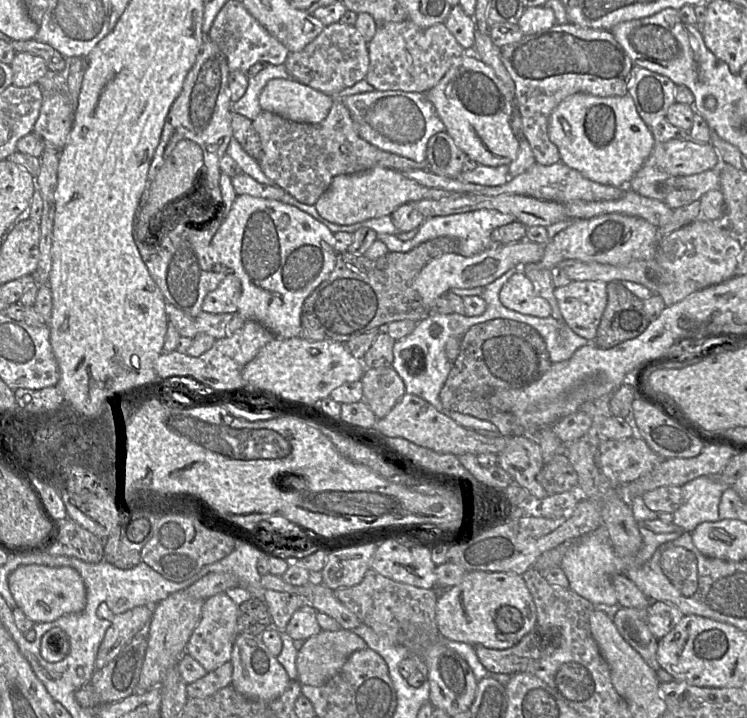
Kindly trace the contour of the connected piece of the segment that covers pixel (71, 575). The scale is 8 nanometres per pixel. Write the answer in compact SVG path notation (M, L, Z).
M19 566L9 575L8 587L16 606L34 623L52 622L61 616L79 613L86 606L83 579L70 567Z

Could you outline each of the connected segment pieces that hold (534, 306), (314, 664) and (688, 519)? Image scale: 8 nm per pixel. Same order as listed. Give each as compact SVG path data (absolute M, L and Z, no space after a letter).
M521 268L503 285L499 300L506 308L524 315L540 318L551 316L551 306L536 294L533 284Z
M321 630L297 651L297 678L302 685L321 686L333 677L352 653L368 648L353 630Z
M719 475L700 476L681 487L683 502L673 513L672 523L691 533L703 522L716 522L723 492L730 486Z

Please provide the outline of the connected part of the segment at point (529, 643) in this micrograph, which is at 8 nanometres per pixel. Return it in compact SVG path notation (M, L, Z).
M536 609L535 626L514 646L507 649L489 649L482 645L472 646L489 674L513 675L524 672L532 661L552 654L561 645L562 634L558 627L539 628Z

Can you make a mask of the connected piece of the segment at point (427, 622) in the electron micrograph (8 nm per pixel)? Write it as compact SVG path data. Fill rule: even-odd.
M369 569L357 585L334 590L336 598L352 611L361 623L372 628L378 635L386 637L394 644L406 647L410 653L422 652L427 646L438 643L442 637L436 623L436 603L438 591L401 583L387 578L373 569Z

